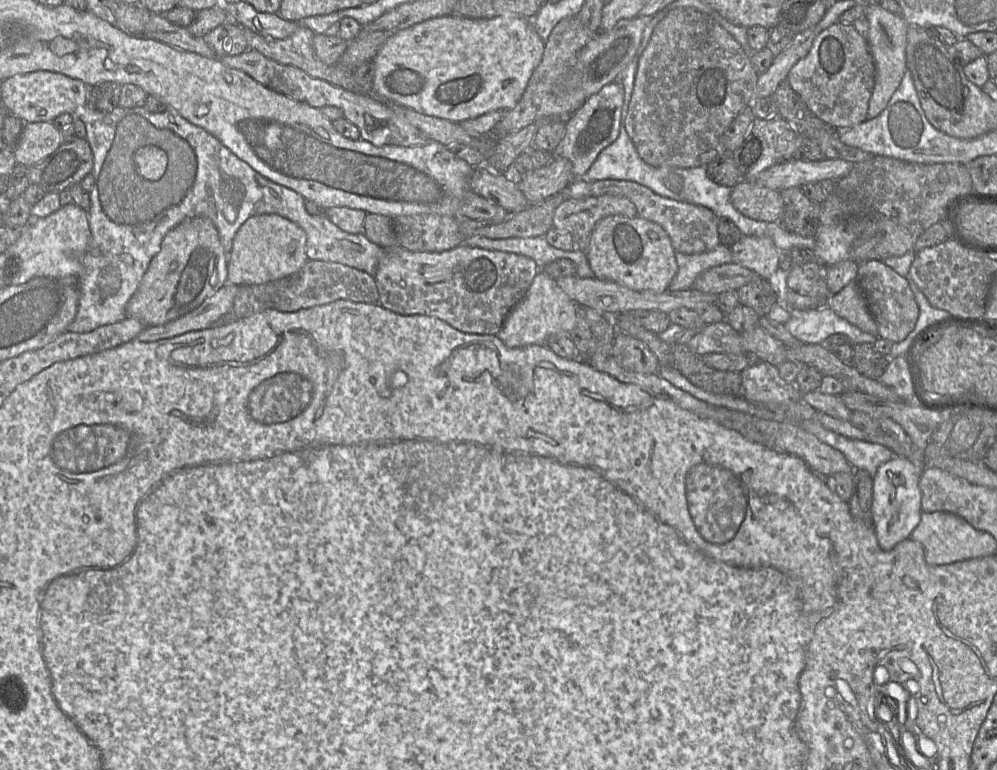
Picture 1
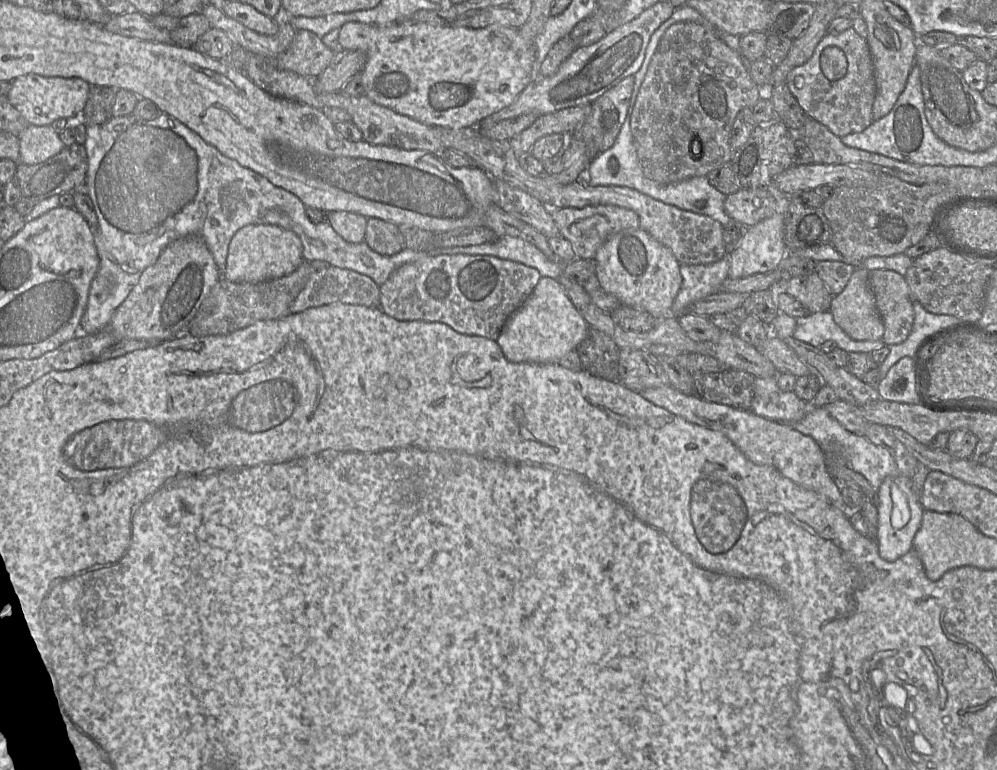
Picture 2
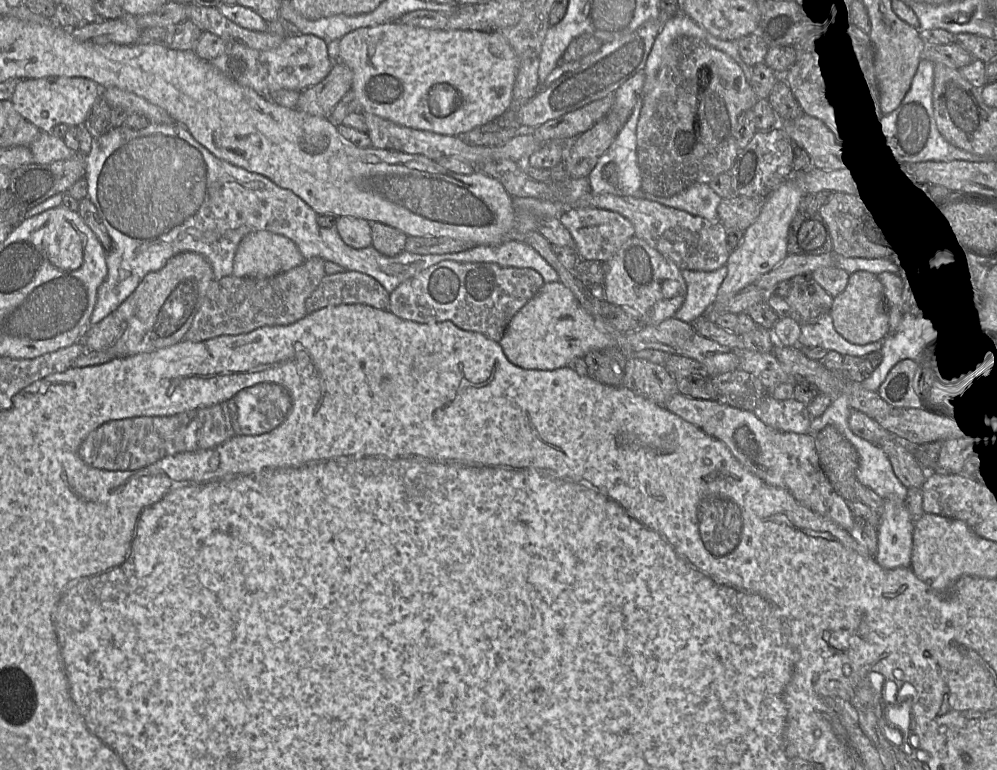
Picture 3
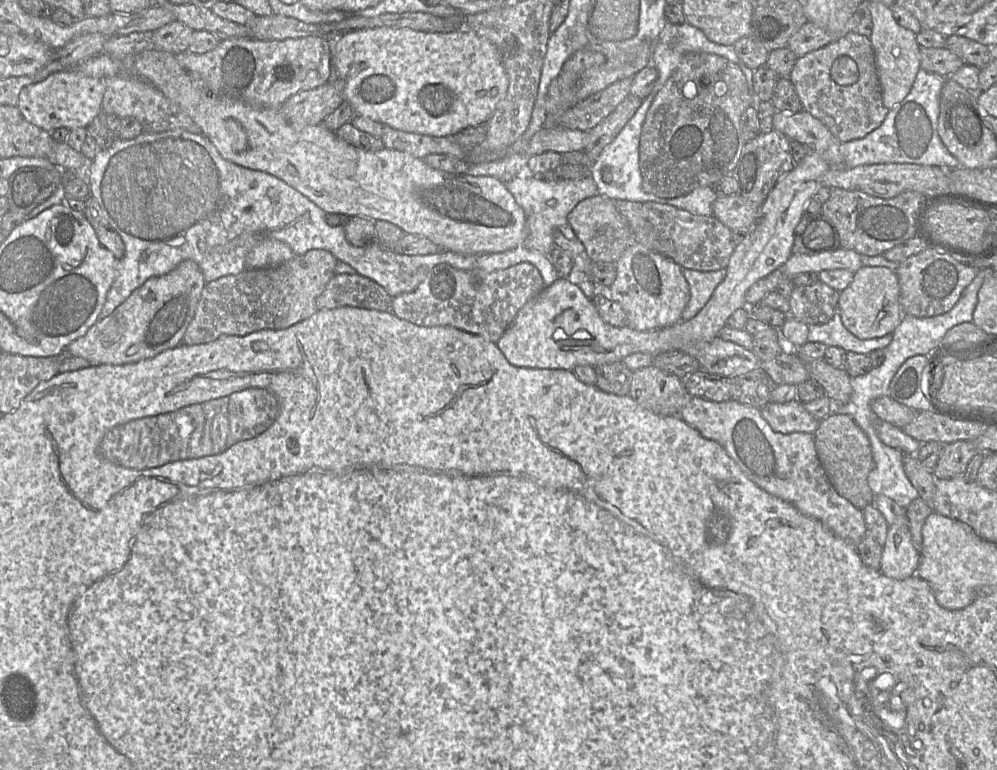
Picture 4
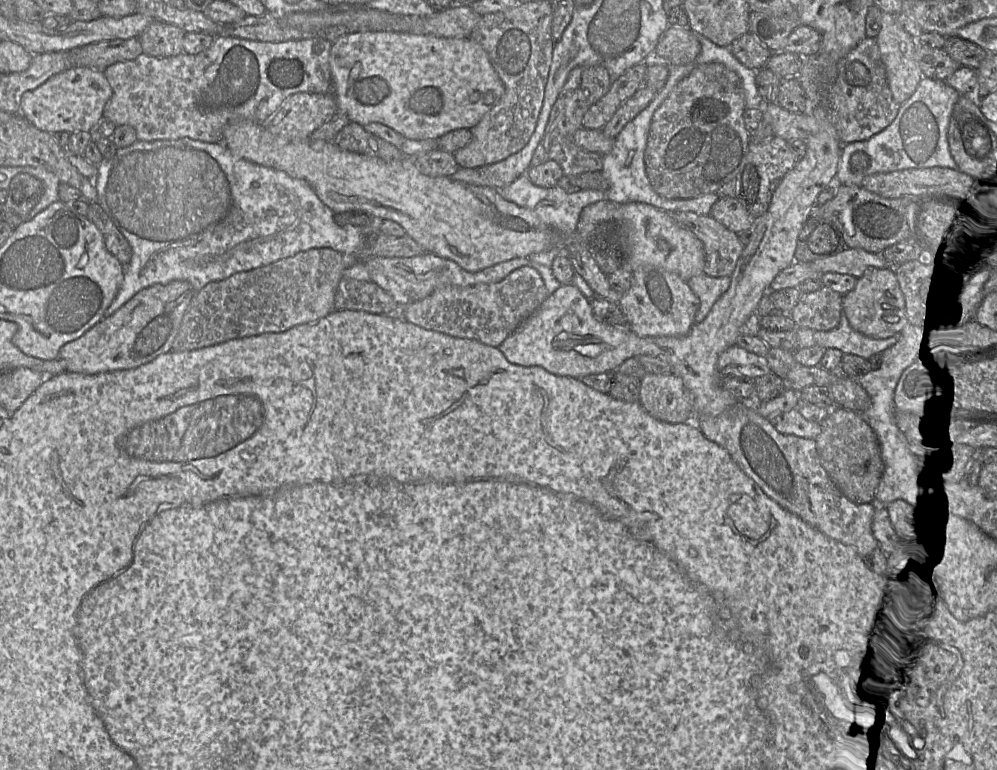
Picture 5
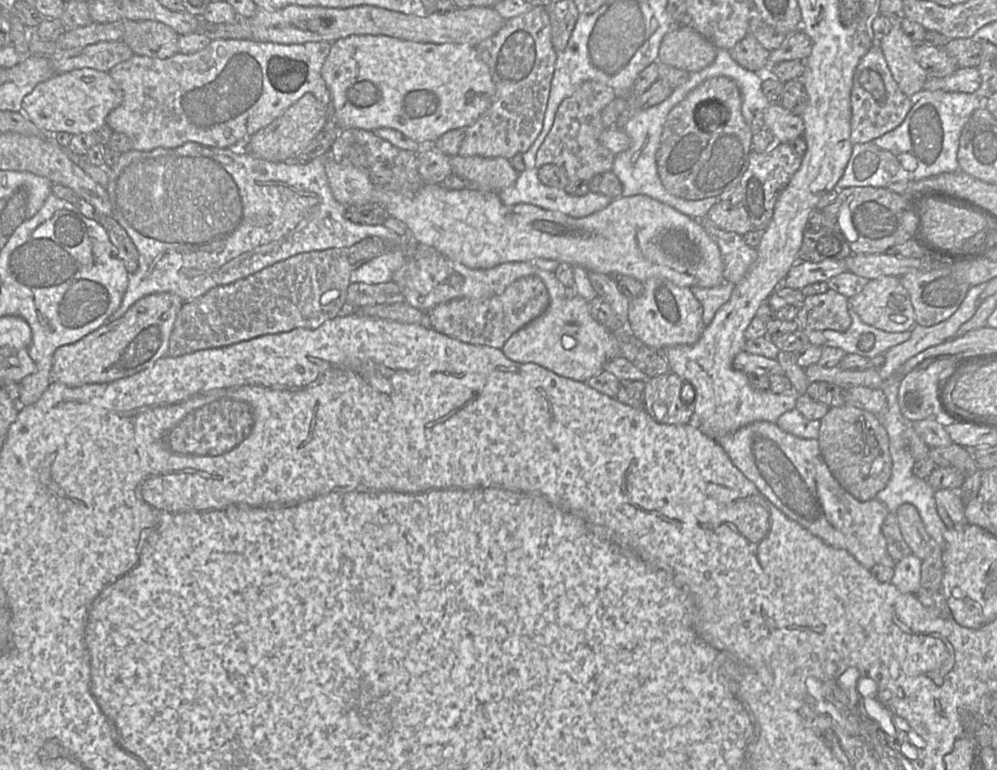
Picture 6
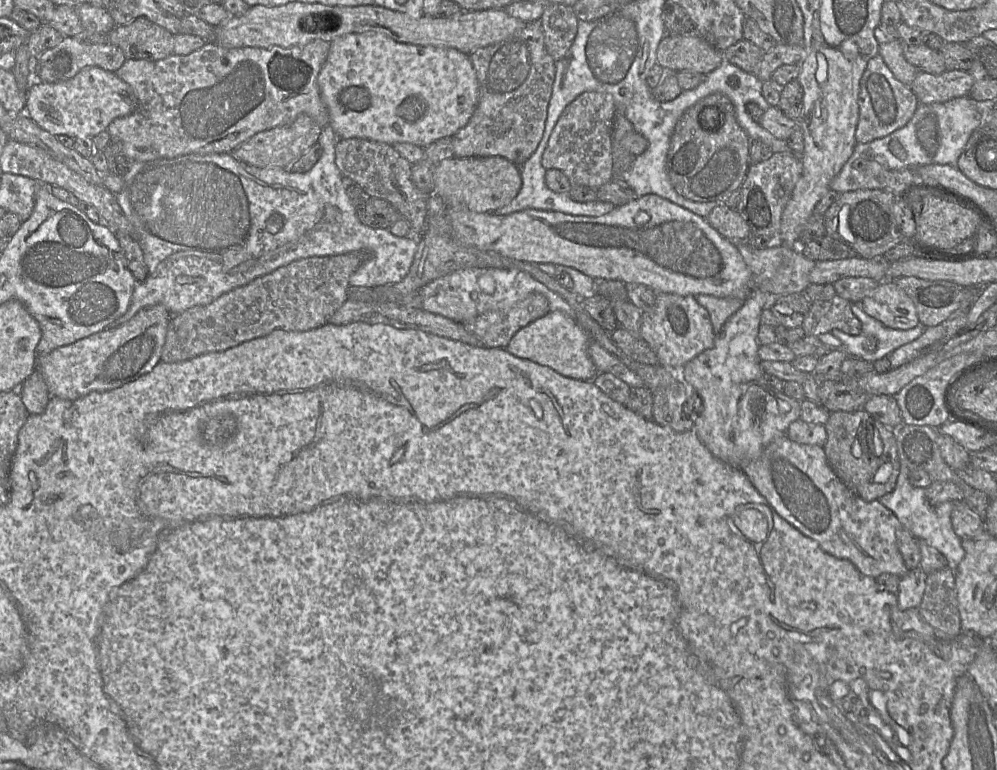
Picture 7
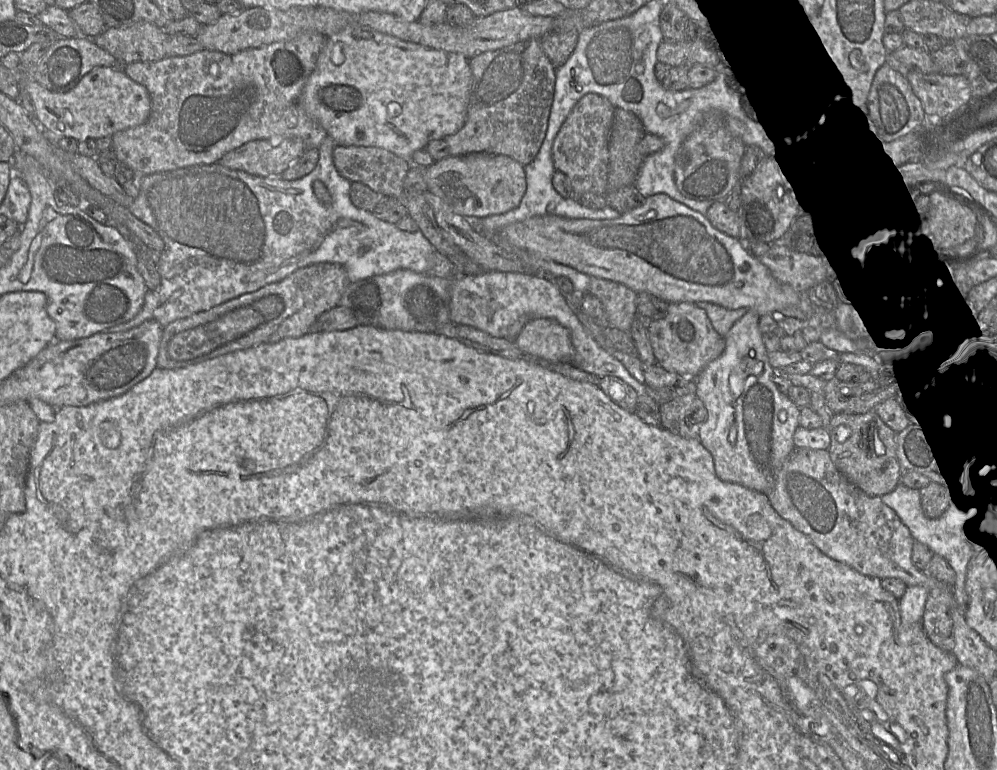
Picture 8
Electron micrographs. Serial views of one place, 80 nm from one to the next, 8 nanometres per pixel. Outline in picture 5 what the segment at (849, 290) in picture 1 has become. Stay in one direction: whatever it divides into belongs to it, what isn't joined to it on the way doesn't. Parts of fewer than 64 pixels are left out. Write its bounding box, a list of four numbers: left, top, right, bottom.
[842,267,909,339]

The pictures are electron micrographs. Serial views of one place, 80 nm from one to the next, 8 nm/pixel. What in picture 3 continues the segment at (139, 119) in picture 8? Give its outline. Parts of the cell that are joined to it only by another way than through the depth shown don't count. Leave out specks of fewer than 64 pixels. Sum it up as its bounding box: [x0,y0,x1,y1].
[11,76,102,132]

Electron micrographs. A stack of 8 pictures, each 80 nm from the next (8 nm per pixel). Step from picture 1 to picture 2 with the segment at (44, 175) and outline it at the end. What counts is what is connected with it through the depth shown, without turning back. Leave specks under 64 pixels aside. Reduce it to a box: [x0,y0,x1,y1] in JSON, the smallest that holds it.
[14,143,88,204]

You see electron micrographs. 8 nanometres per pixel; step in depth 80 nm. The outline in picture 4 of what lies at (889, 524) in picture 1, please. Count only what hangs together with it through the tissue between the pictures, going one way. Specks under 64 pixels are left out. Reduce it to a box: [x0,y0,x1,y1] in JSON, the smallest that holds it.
[880,523,919,580]

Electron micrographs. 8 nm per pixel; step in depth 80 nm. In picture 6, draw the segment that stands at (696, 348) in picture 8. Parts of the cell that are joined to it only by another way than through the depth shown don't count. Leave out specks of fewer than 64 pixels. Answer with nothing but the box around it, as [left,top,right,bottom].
[626,278,706,351]

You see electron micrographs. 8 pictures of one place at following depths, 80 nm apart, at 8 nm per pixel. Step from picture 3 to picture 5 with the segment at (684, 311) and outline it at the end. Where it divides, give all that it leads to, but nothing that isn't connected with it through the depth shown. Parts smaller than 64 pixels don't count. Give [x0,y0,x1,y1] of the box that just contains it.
[688,274,730,323]

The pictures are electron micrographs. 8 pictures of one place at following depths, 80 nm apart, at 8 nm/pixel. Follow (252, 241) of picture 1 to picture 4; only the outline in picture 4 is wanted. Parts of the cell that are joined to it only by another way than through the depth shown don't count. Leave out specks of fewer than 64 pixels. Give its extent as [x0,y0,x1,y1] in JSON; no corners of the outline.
[246,239,294,268]

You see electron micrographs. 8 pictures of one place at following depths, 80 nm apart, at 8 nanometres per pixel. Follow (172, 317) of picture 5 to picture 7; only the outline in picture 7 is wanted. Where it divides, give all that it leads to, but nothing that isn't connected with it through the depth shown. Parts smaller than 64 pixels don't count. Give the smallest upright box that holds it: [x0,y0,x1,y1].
[36,304,172,400]

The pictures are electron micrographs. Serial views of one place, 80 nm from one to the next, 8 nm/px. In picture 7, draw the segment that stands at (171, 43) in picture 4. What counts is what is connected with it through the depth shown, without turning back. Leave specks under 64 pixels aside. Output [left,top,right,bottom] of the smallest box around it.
[107,17,174,60]

